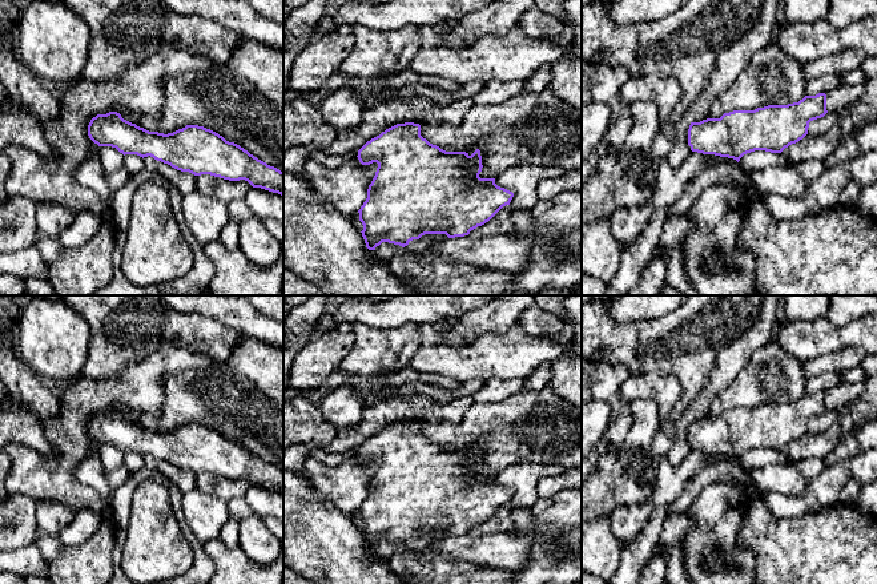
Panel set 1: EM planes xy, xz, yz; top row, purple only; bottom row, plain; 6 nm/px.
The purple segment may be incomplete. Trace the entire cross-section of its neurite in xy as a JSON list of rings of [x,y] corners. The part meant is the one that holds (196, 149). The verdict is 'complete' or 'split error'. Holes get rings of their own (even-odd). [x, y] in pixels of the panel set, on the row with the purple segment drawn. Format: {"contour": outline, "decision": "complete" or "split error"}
{"contour": [[[117,112],[97,114],[88,125],[89,138],[98,146],[112,146],[120,153],[153,157],[172,168],[194,176],[210,174],[229,181],[248,181],[253,188],[261,188],[283,197],[283,172],[258,160],[234,142],[226,141],[218,133],[198,125],[186,125],[173,133],[149,132],[121,117]]], "decision": "complete"}

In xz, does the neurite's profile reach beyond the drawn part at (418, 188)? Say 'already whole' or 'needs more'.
already whole

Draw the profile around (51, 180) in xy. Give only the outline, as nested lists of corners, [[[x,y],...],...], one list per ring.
[[[161,45],[149,59],[128,68],[117,80],[94,82],[79,77],[61,89],[59,117],[43,125],[53,150],[49,158],[17,145],[5,148],[4,154],[12,165],[5,181],[8,196],[25,197],[35,204],[61,204],[75,214],[88,212],[102,217],[105,204],[101,197],[75,178],[75,170],[90,156],[90,120],[114,112],[117,104],[128,110],[157,116],[166,77],[209,65],[206,56],[174,45]]]

